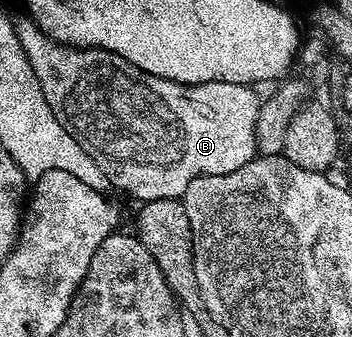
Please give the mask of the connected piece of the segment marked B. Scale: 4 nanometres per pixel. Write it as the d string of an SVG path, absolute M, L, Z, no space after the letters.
M24 20L16 22L17 38L55 119L59 119L61 126L80 141L83 151L95 159L99 171L107 175L114 190L122 189L138 197L141 203L172 197L181 199L191 179L239 171L239 167L258 156L259 100L250 86L222 81L187 85L184 81L163 79L143 72L127 63L127 59L117 53L108 53L106 49L62 45L48 37L33 20Z

